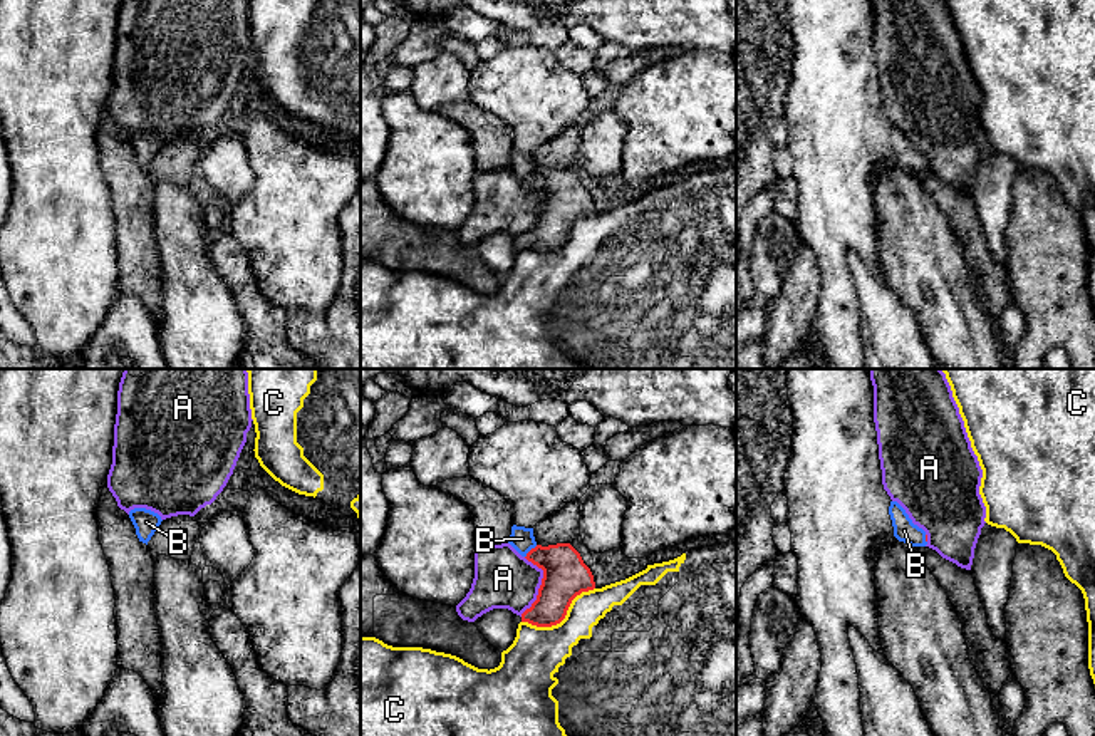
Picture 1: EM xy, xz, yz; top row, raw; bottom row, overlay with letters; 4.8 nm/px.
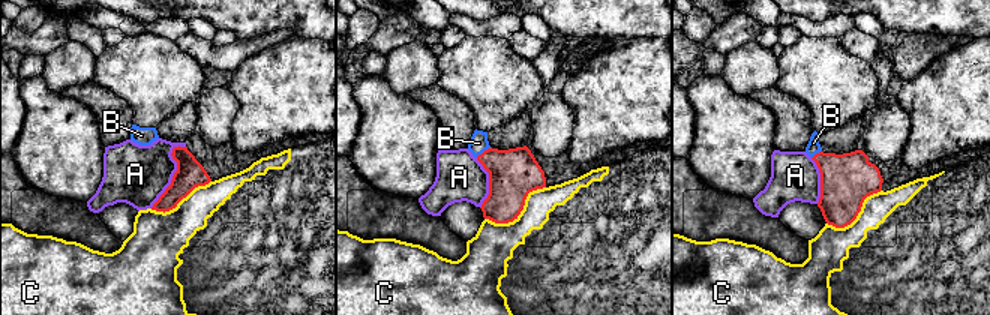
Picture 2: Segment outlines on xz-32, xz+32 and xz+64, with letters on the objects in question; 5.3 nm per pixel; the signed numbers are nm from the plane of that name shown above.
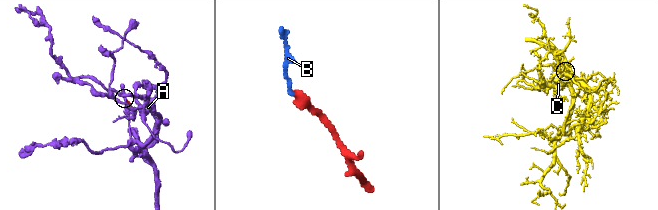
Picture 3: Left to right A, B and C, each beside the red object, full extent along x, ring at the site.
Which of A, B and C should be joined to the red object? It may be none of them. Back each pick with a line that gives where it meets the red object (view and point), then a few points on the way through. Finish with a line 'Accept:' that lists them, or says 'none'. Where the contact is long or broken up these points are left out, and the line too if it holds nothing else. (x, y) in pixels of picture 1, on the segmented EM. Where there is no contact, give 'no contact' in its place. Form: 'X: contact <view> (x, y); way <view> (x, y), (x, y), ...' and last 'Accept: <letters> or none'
B: contact xz (530, 550); way xz (565, 575), (549, 559), (530, 550), (522, 539)
Accept: B

